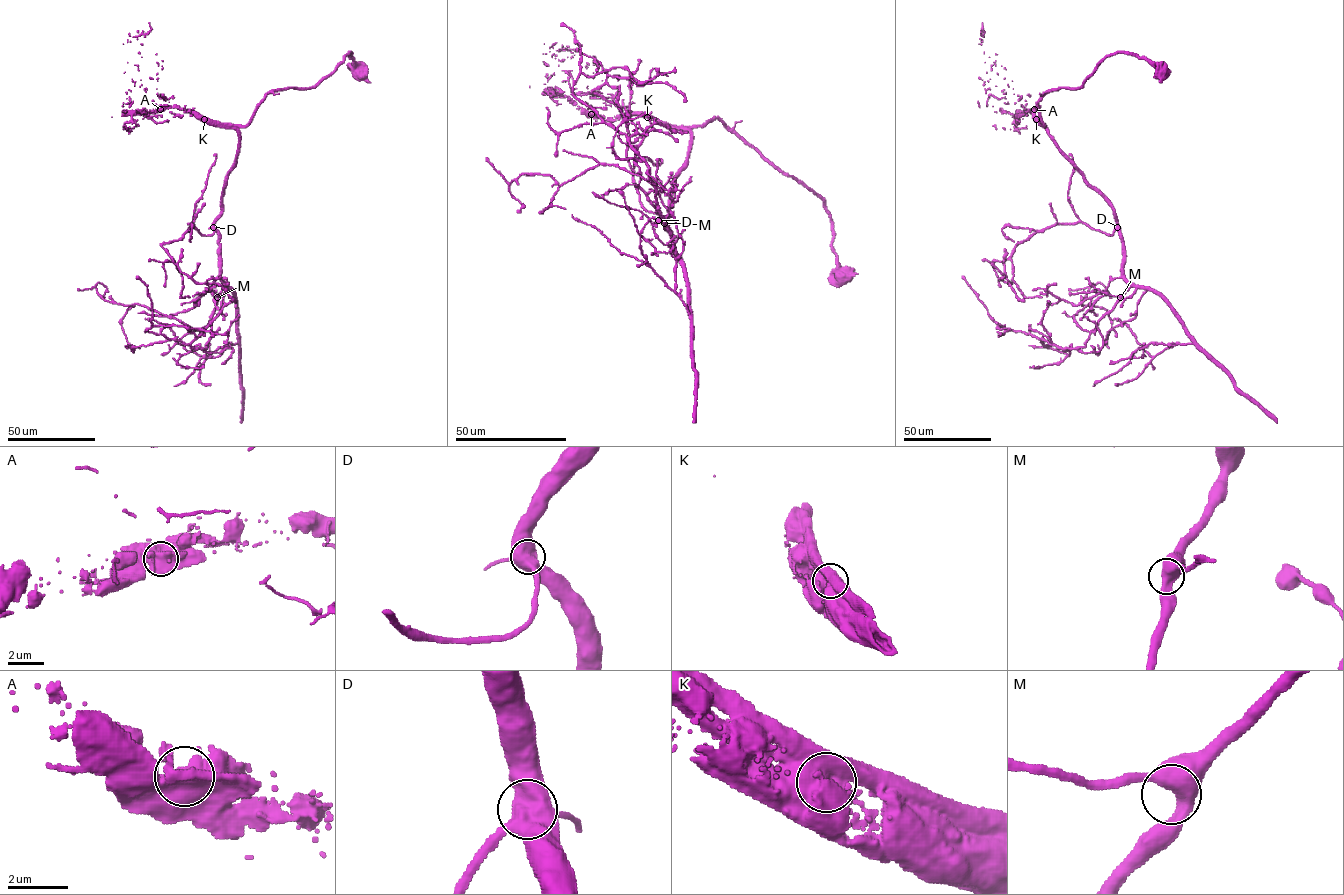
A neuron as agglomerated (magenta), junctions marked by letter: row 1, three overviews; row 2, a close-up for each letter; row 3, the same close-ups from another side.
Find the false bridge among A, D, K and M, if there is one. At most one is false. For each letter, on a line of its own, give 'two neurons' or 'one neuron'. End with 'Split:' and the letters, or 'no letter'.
A: one neuron
D: one neuron
K: one neuron
M: one neuron
Split: no letter

